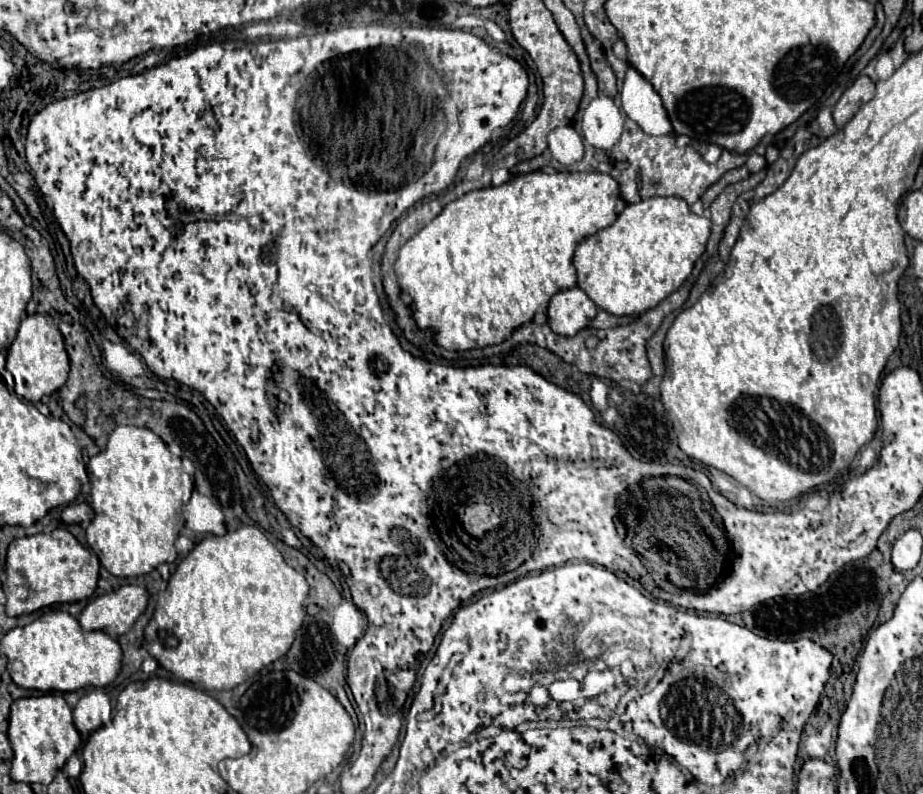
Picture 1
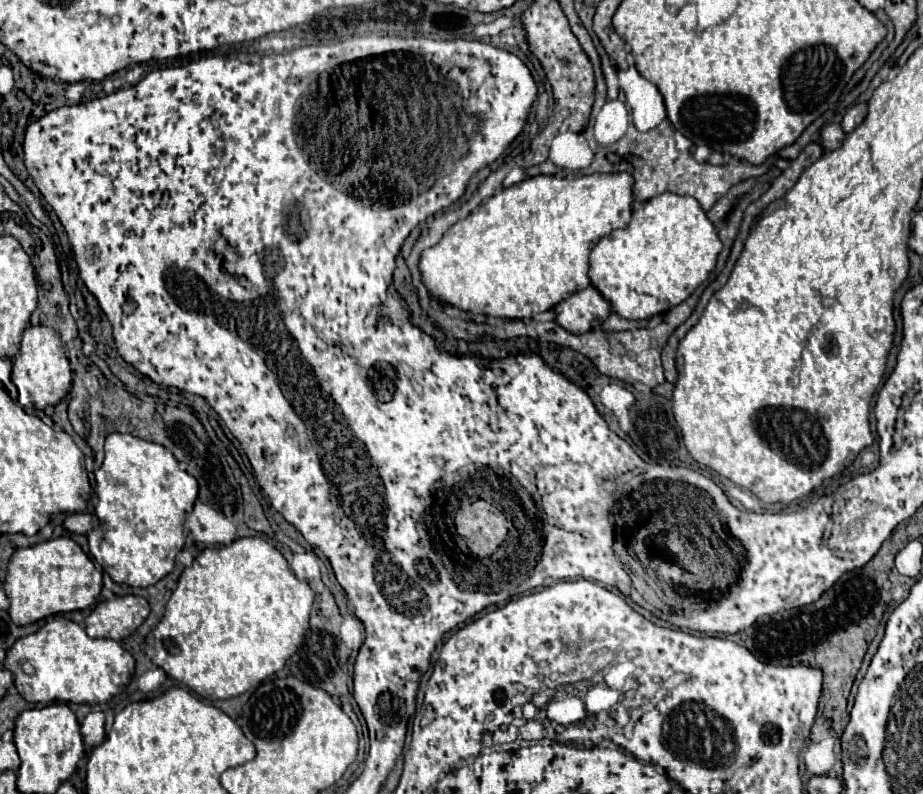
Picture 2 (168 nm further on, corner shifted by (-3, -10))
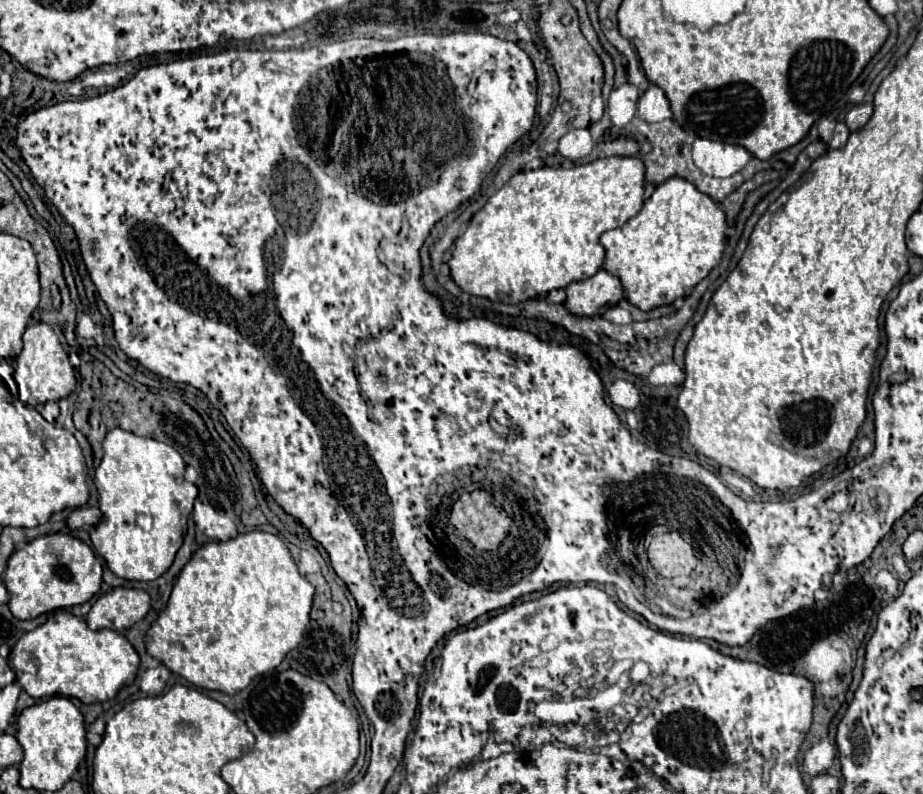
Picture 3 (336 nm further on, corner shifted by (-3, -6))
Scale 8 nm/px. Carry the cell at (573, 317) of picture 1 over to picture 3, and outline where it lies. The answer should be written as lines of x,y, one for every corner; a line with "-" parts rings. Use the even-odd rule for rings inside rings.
601,268
595,276
571,282
567,288
565,308
577,316
595,316
601,306
609,302
609,306
617,306
623,298
623,284
621,280

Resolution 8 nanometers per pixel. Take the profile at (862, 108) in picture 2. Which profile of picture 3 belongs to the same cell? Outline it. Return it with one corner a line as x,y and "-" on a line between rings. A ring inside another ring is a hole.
857,104
849,110
849,114
845,118
845,124
849,126
851,132
855,132
855,130
863,128
869,122
871,114
873,114
873,104

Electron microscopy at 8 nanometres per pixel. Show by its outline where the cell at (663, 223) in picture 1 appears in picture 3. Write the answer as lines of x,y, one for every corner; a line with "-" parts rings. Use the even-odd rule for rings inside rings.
673,176
655,188
639,214
629,218
623,226
601,236
601,244
607,250
603,268
621,278
625,296
631,304
641,310
653,310
657,306
671,304
681,296
687,296
721,262
725,248
725,228
727,220
723,208
707,194
699,192
689,180

